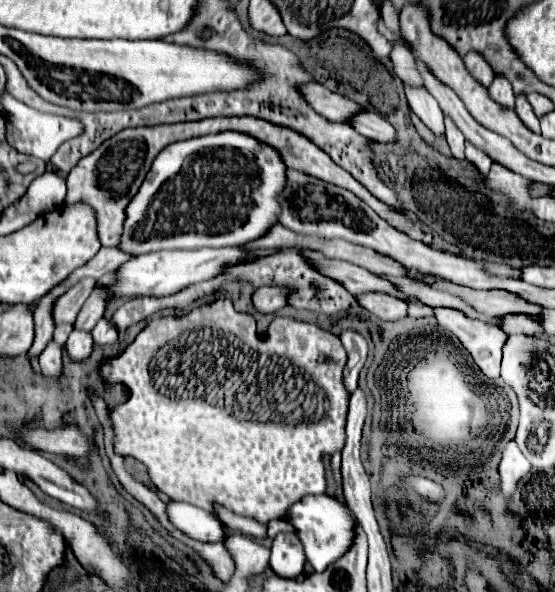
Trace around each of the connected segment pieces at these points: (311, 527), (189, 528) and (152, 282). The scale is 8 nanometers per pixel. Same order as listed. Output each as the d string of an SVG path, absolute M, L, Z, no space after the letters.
M328 494L306 496L306 500L296 502L288 512L288 522L294 526L296 536L302 540L308 564L316 572L324 572L330 564L334 564L334 560L338 560L338 556L344 556L344 552L348 552L350 544L354 542L354 512L344 502L338 502Z
M170 500L166 504L166 514L168 514L168 520L192 540L198 540L198 542L224 542L226 540L224 524L216 518L214 512L206 512L188 502Z
M200 248L200 250L160 250L136 256L118 268L118 282L112 296L168 296L190 284L210 280L246 256L240 248Z

